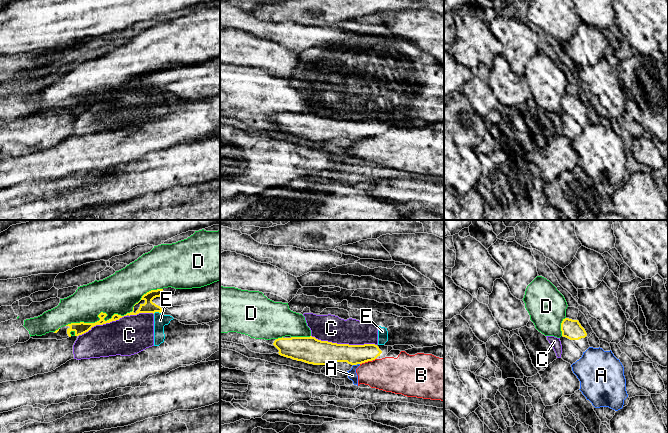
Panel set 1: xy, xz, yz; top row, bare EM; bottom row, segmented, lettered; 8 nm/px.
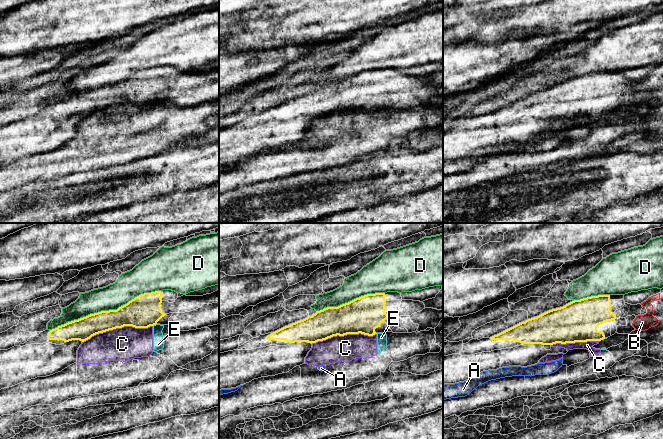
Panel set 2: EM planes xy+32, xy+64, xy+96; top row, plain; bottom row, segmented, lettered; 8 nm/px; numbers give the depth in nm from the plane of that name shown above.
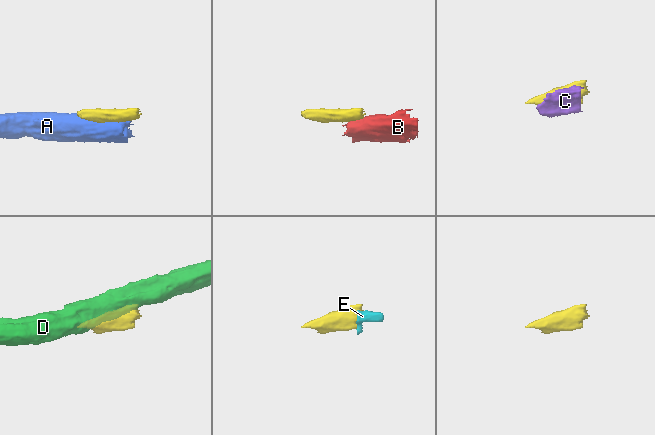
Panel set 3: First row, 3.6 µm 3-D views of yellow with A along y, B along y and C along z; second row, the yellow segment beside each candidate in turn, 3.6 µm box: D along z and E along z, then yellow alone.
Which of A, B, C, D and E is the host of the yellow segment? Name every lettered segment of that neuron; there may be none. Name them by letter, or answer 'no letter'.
no letter

